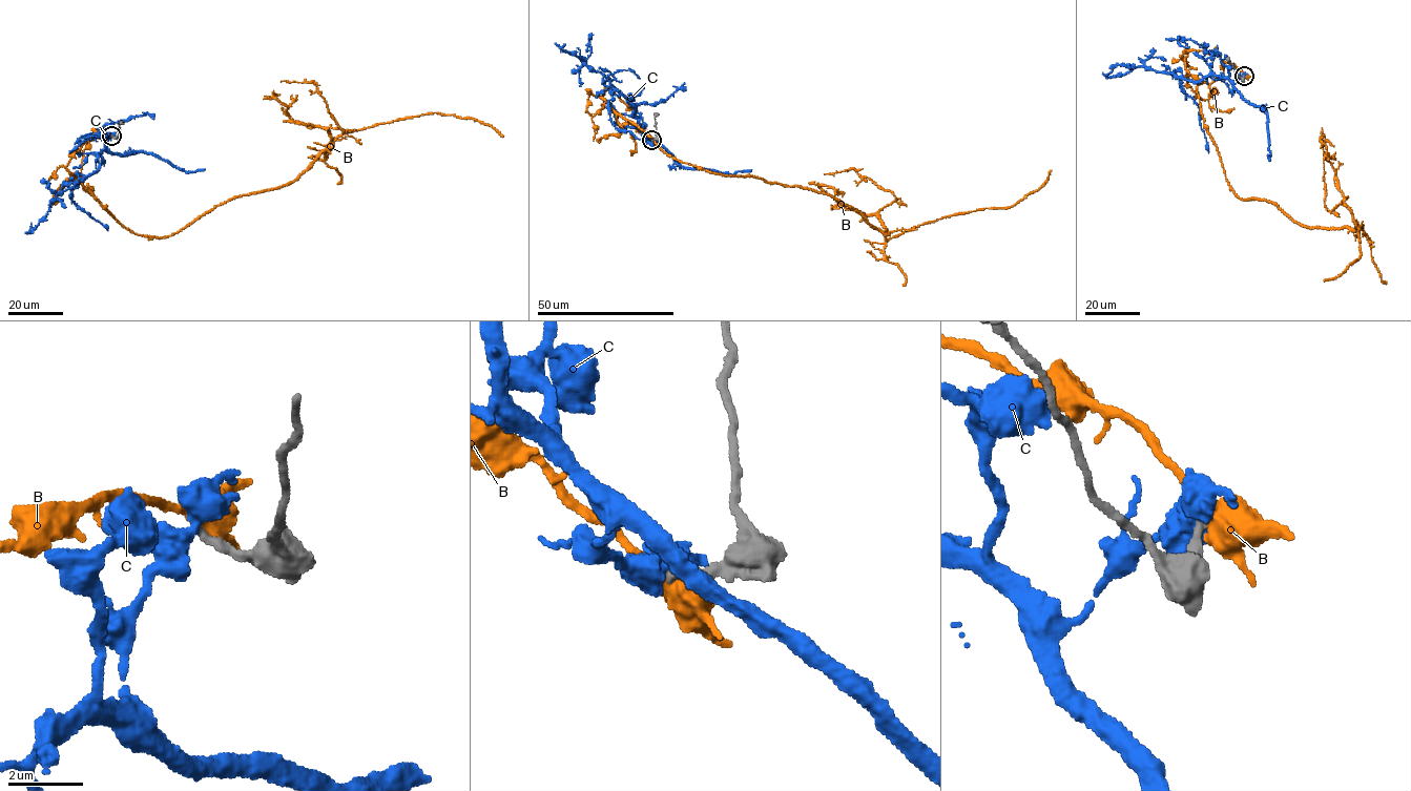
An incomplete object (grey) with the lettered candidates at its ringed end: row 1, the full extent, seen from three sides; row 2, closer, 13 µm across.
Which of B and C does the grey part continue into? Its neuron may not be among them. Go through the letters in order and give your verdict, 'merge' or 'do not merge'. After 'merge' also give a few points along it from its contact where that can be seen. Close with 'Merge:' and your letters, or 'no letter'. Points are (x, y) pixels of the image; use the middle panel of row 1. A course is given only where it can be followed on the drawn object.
B: do not merge
C: do not merge
Merge: no letter

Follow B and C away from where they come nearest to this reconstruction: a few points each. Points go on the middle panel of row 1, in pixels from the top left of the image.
B: (651, 140), (627, 123), (621, 130), (616, 116), (708, 171), (831, 195), (886, 241), (1013, 206), (1052, 170)
C: (650, 140), (640, 126), (633, 103), (585, 59), (561, 48)

